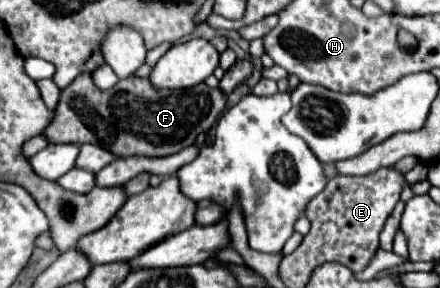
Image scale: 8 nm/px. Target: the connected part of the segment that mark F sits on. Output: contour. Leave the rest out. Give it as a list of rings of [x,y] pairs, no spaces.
[[[83,73],[77,75],[77,79],[61,91],[59,105],[55,109],[53,121],[43,129],[43,135],[47,137],[49,143],[95,143],[115,157],[169,157],[173,153],[179,153],[181,149],[189,147],[195,143],[197,135],[203,131],[209,131],[221,111],[225,109],[227,95],[219,87],[209,87],[205,83],[199,83],[191,89],[181,89],[181,91],[169,91],[169,89],[155,89],[149,79],[139,79],[139,77],[127,77],[121,79],[111,91],[99,91],[91,75]]]

